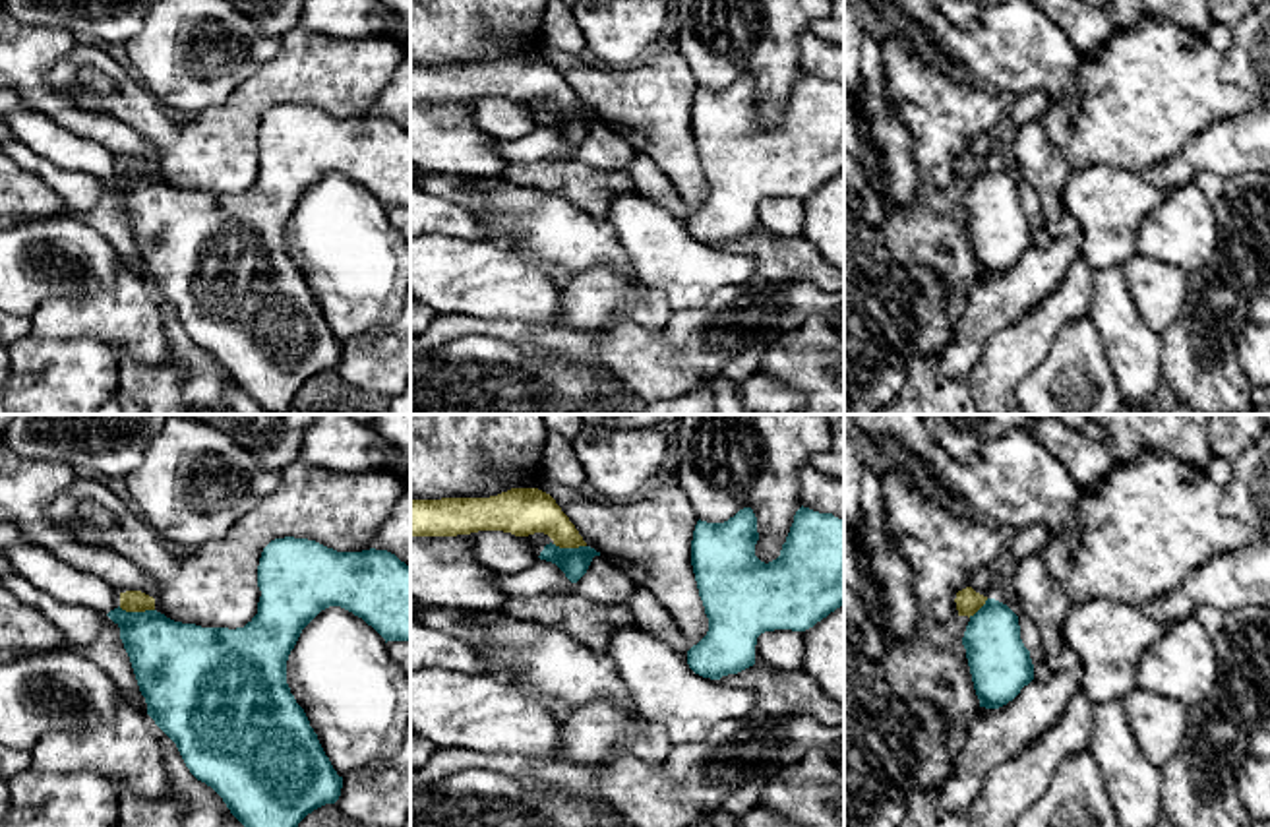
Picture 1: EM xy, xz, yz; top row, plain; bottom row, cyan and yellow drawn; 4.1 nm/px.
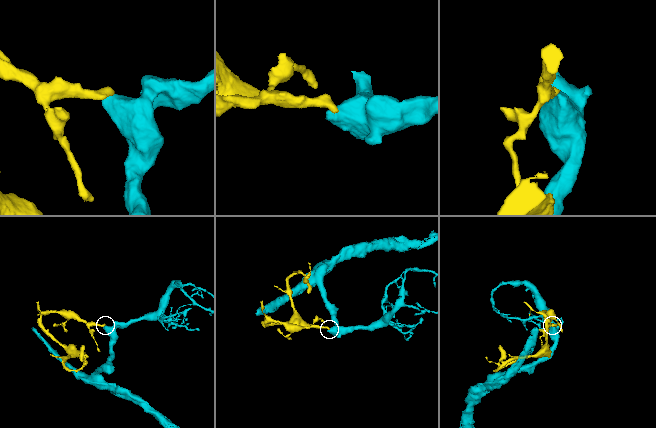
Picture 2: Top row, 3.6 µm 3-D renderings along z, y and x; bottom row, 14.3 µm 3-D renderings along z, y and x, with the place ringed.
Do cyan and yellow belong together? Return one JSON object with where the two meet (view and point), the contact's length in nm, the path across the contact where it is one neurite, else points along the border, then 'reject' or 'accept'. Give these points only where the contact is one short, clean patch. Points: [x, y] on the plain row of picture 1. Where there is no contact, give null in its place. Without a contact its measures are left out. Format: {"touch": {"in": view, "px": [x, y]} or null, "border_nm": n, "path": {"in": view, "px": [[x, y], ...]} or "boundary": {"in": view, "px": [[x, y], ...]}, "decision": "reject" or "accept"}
{"touch": {"in": "xy", "px": [136, 179]}, "border_nm": 150, "boundary": {"in": "xy", "px": [[119, 173], [126, 177], [153, 177]]}, "decision": "reject"}

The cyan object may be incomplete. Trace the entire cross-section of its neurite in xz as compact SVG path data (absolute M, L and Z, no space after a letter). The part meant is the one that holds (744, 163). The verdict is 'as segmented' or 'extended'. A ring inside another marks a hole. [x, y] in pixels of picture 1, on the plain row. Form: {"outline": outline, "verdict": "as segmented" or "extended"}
{"outline": "M751 74L740 76L724 89L697 87L691 107L691 132L699 163L709 184L707 201L687 217L689 234L711 246L738 240L755 230L757 203L765 198L805 198L844 170L844 85L800 74L782 110L780 122L769 130L755 122L759 107L757 83Z", "verdict": "as segmented"}

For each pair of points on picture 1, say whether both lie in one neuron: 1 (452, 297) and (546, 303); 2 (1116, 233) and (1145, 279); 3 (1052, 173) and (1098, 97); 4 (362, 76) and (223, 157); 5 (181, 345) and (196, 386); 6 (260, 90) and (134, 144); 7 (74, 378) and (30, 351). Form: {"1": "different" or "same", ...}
{"1": "same", "2": "different", "3": "different", "4": "same", "5": "same", "6": "different", "7": "same"}

